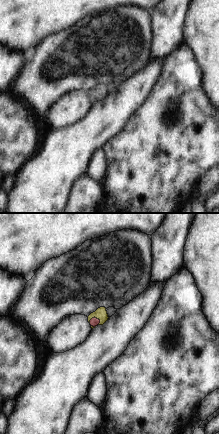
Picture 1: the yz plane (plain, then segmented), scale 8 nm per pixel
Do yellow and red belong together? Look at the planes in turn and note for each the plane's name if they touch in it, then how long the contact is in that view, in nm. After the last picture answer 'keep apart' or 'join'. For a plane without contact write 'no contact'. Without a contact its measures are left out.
contact in yz; length 100 nm

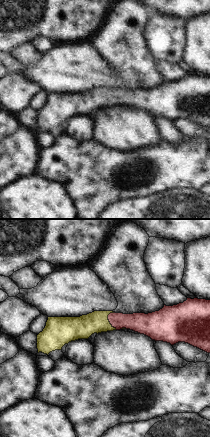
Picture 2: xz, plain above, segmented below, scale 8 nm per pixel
contact in xz; length 150 nm

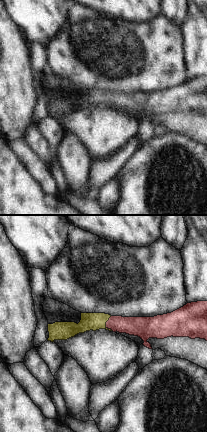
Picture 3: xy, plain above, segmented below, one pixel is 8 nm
contact in xy; length 120 nm

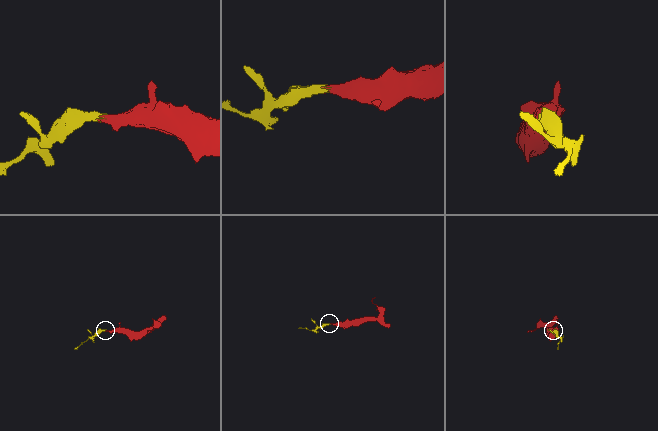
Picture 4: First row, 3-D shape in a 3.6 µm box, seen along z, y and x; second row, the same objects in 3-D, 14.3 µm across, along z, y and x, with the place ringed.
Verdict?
join

